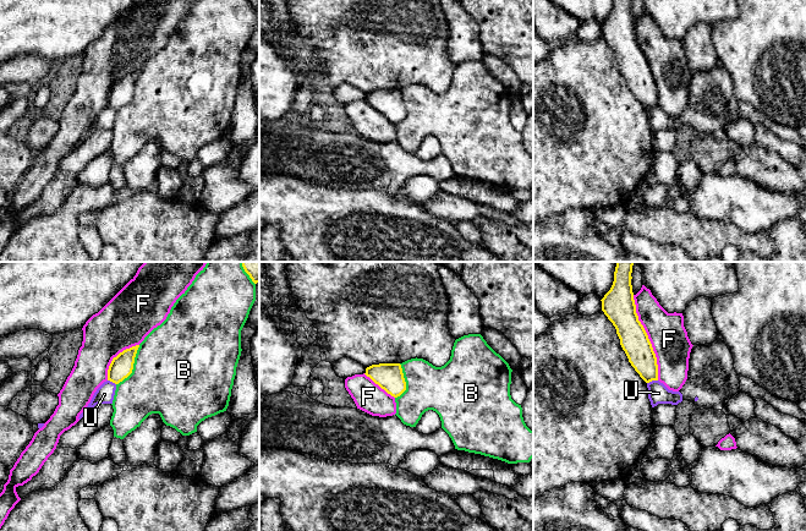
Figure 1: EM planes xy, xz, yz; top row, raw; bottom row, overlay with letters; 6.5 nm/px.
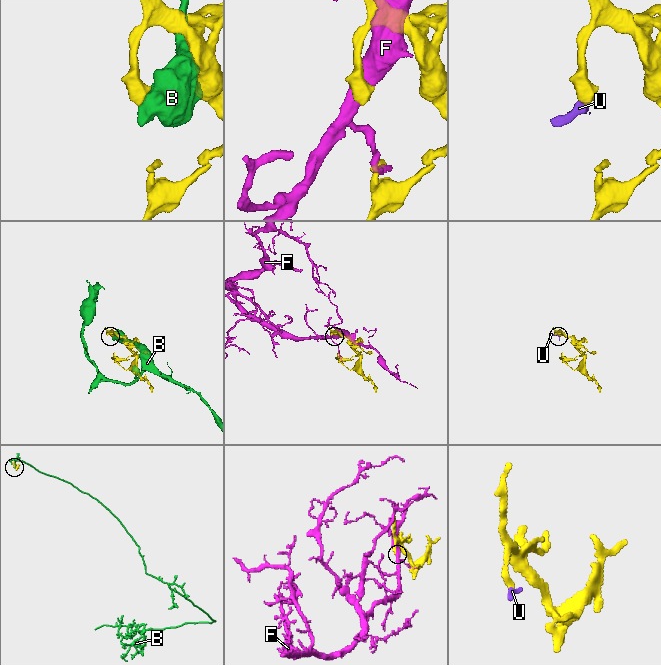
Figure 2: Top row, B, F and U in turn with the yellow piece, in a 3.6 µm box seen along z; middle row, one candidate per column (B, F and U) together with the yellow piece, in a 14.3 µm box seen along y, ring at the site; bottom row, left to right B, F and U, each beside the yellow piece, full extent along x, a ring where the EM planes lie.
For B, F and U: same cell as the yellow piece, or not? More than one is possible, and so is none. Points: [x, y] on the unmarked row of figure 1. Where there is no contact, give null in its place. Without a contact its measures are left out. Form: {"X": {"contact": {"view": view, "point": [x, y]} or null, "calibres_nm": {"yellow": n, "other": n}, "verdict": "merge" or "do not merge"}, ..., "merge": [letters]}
{"B": {"contact": {"view": "xy", "point": [132, 92]}, "calibres_nm": {"yellow": 150, "other": 480}, "verdict": "do not merge"}, "F": {"contact": {"view": "yz", "point": [647, 64]}, "calibres_nm": {"yellow": 190, "other": 240}, "verdict": "do not merge"}, "U": {"contact": {"view": "yz", "point": [652, 105]}, "calibres_nm": {"yellow": 180, "other": 140}, "verdict": "do not merge"}, "merge": []}

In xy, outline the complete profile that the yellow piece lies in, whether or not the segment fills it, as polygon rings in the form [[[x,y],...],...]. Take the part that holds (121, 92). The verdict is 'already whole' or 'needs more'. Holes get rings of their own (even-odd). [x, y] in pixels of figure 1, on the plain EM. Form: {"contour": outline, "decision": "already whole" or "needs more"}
{"contour": [[[139,71],[126,75],[113,84],[108,95],[108,106],[119,110],[132,99],[138,73]]], "decision": "already whole"}

